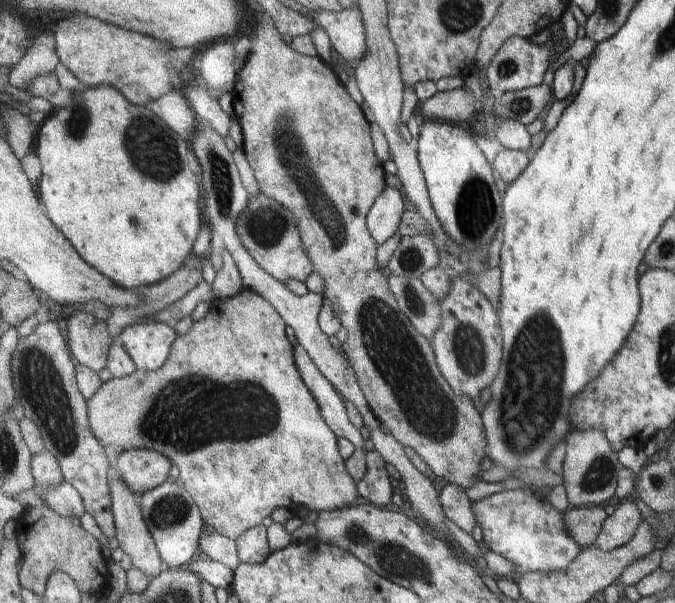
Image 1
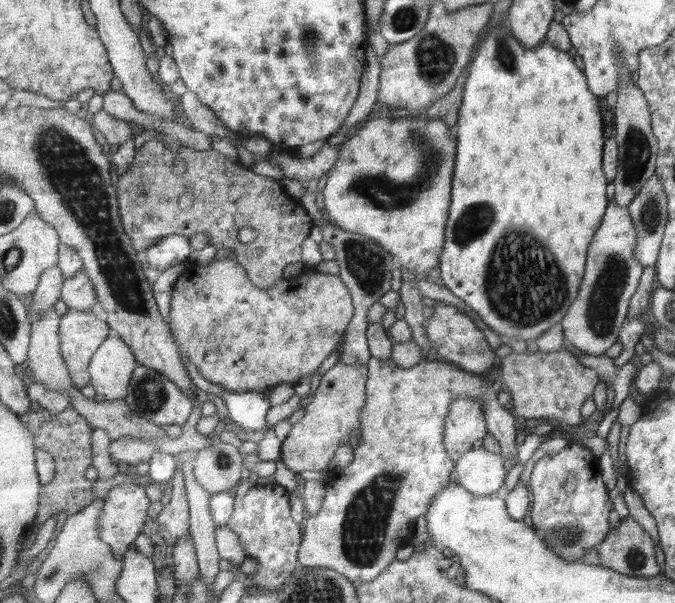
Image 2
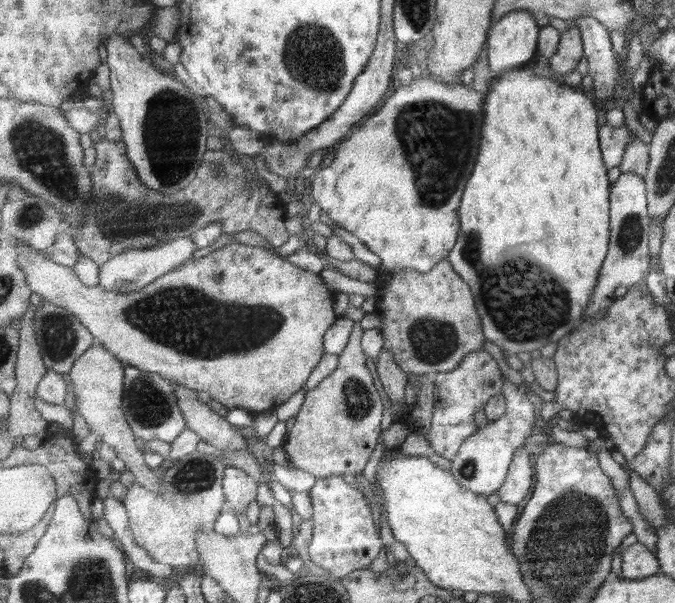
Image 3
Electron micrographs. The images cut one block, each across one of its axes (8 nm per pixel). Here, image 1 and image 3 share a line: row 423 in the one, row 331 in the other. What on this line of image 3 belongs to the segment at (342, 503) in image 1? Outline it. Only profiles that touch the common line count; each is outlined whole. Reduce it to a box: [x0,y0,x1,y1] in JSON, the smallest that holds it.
[16,242,338,412]

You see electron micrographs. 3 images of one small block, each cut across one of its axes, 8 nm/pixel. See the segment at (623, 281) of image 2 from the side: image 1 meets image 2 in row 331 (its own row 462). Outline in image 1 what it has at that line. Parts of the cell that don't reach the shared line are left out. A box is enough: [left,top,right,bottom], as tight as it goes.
[564,429,619,508]

